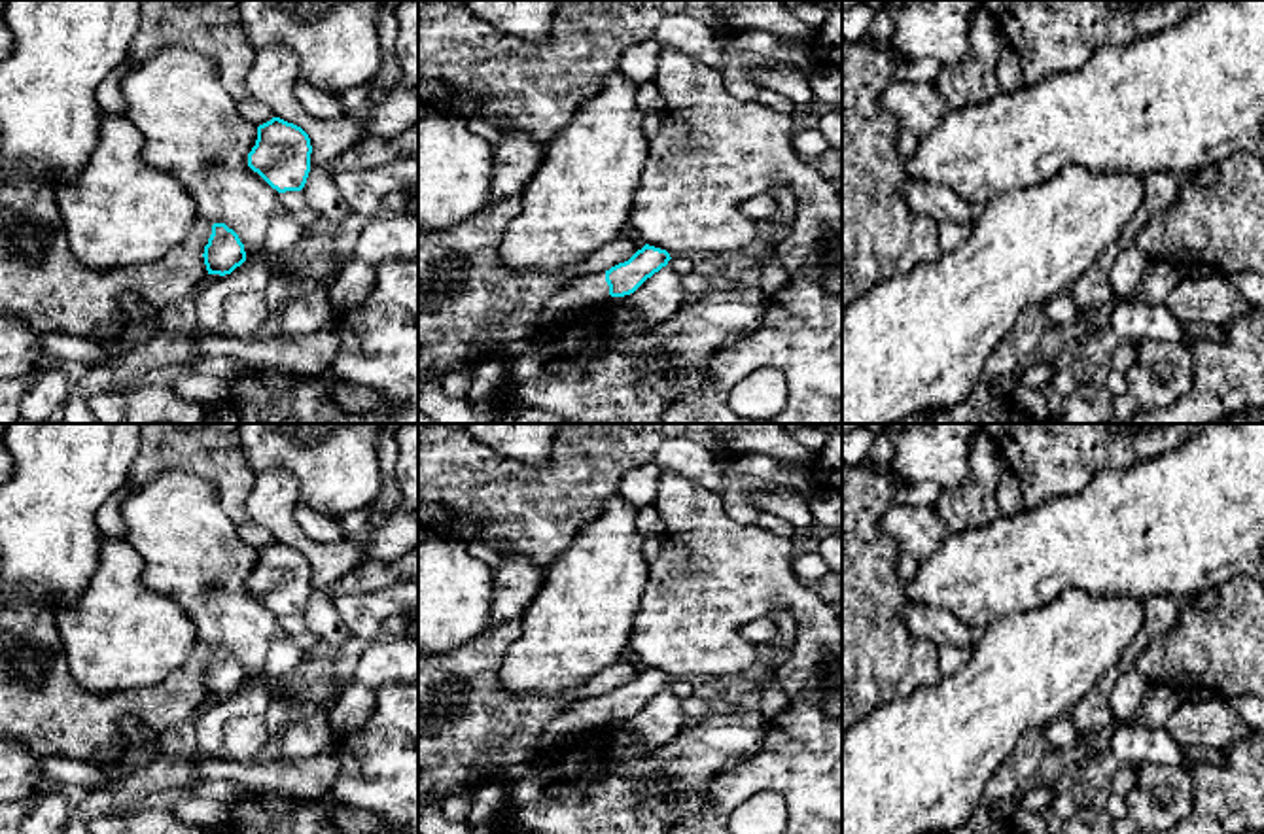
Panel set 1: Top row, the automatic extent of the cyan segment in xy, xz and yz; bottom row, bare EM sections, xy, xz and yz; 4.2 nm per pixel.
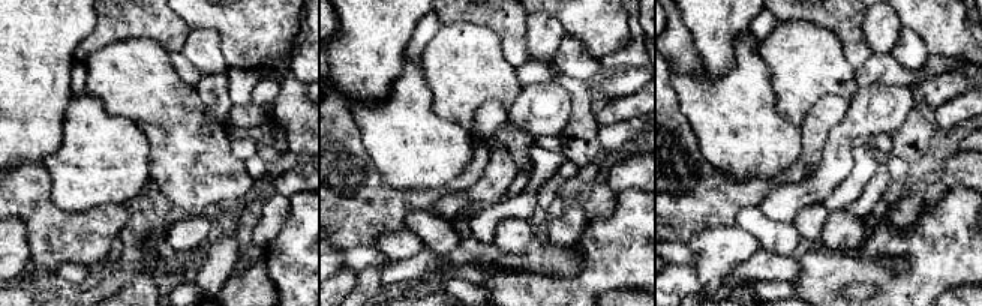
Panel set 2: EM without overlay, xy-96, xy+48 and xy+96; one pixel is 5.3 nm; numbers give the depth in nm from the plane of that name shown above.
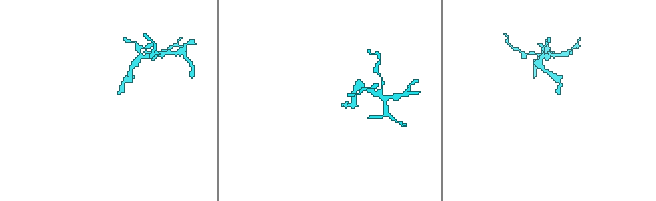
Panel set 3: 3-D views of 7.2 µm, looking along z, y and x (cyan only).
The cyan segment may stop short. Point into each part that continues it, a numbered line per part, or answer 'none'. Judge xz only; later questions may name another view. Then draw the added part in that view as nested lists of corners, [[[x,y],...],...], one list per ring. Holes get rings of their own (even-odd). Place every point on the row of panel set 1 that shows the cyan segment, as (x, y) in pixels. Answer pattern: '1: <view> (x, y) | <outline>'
1: xz (583, 288) | [[[579,270],[571,274],[568,284],[547,301],[543,323],[551,325],[581,314],[588,306],[602,303],[606,297],[609,297],[606,272]]]

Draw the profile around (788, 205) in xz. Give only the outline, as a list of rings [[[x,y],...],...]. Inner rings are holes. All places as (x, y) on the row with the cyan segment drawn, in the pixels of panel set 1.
[[[776,185],[768,193],[778,202],[780,217],[791,221],[799,214],[799,199],[787,185]]]

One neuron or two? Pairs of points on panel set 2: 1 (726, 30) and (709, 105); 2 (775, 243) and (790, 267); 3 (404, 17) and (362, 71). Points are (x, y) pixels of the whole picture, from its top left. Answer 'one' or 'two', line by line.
1: two
2: two
3: one

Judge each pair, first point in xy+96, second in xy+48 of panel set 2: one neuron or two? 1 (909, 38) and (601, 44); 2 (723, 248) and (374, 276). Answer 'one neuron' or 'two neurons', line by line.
1: two neurons
2: one neuron

